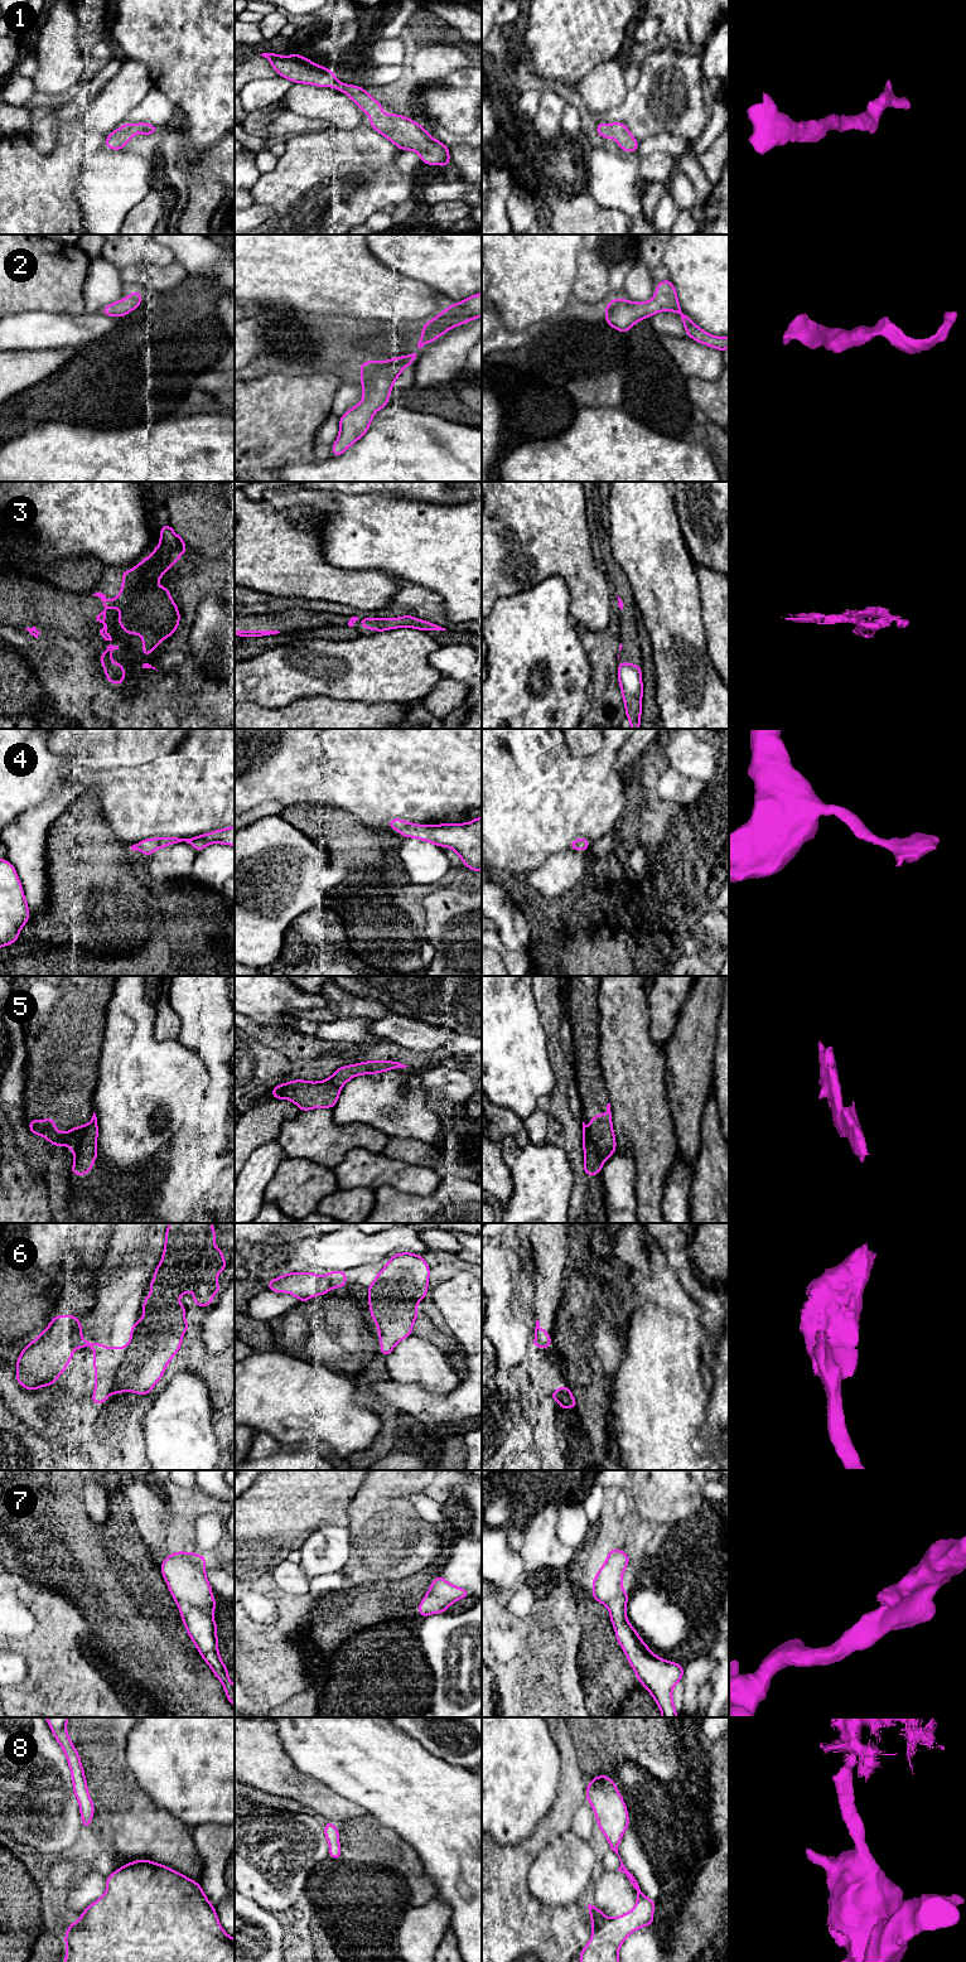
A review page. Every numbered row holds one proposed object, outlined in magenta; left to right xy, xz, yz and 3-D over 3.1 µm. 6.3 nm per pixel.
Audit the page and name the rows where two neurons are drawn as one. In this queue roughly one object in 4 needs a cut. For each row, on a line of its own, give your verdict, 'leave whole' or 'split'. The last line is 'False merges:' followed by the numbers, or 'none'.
1: leave whole
2: leave whole
3: leave whole
4: leave whole
5: split
6: split
7: leave whole
8: split
False merges: 5, 6, 8

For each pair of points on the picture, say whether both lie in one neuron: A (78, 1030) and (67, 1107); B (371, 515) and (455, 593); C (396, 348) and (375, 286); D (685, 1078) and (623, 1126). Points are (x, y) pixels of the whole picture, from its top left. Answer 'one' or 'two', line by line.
A: one
B: one
C: two
D: two

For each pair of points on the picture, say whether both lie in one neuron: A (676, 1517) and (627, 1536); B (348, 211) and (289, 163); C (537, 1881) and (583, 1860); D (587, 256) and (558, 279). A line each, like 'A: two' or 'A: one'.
A: two
B: one
C: one
D: two

